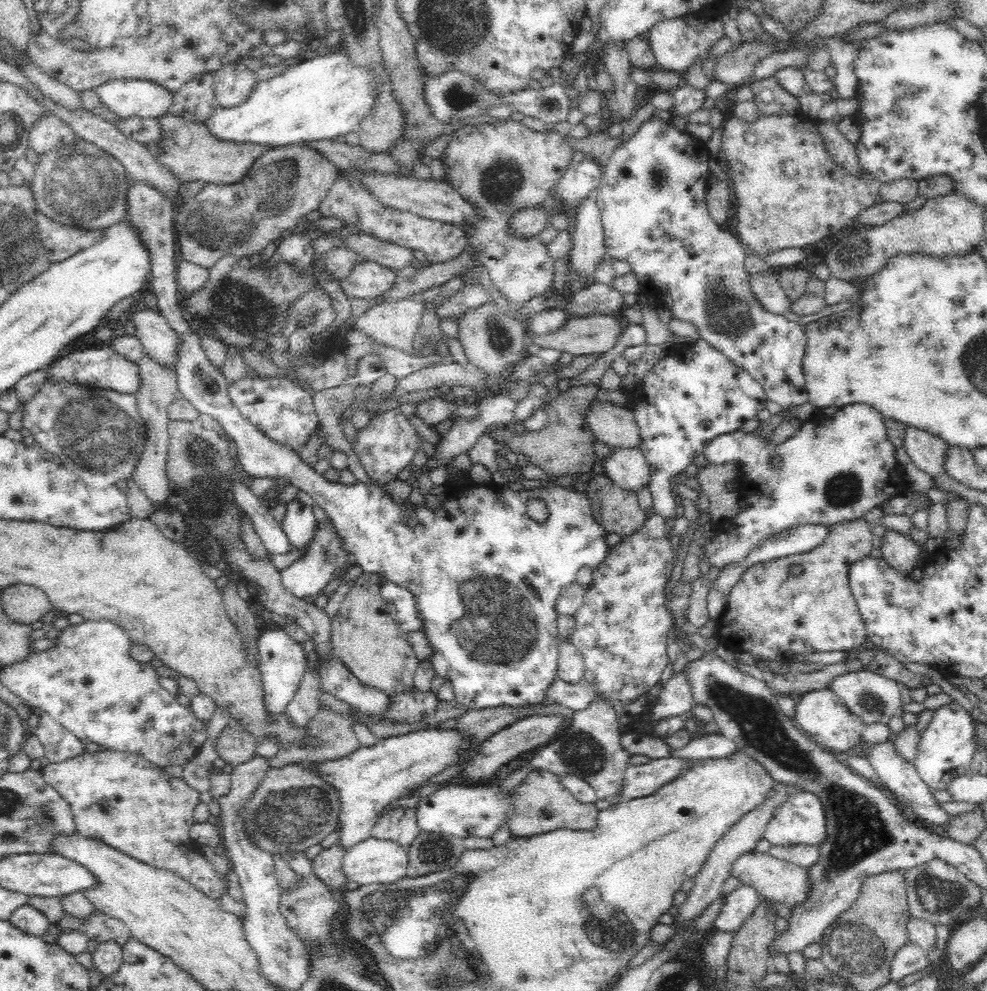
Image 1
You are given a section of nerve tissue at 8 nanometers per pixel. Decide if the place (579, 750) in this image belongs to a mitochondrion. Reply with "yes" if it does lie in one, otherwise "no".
yes

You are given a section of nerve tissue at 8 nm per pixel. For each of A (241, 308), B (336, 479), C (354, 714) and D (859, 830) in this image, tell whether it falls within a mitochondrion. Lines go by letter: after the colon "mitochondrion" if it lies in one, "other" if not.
A: mitochondrion
B: other
C: other
D: mitochondrion

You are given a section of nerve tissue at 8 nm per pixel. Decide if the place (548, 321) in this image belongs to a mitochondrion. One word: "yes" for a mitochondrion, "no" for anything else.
no

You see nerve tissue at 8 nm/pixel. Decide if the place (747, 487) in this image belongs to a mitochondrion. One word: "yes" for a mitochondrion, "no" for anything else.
no

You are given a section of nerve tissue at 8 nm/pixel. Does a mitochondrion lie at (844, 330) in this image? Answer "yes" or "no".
no

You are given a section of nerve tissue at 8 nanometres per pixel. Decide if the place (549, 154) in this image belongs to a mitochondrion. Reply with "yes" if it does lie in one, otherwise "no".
no

